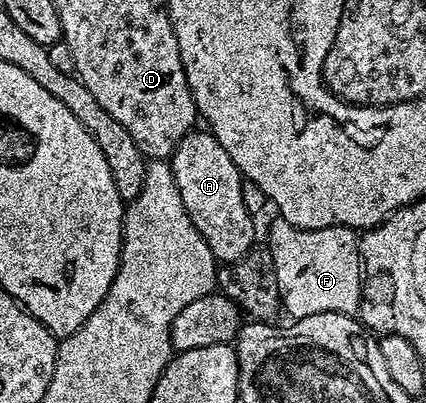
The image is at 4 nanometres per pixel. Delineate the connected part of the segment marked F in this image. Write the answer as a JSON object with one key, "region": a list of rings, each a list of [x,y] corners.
{"region":[[[272,218],[266,246],[277,273],[279,301],[292,320],[313,313],[355,315],[363,296],[363,273],[359,258],[359,235],[350,227],[297,229],[289,221]]]}

